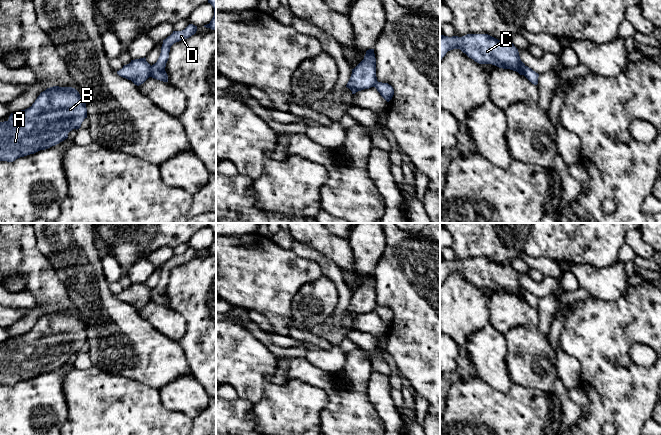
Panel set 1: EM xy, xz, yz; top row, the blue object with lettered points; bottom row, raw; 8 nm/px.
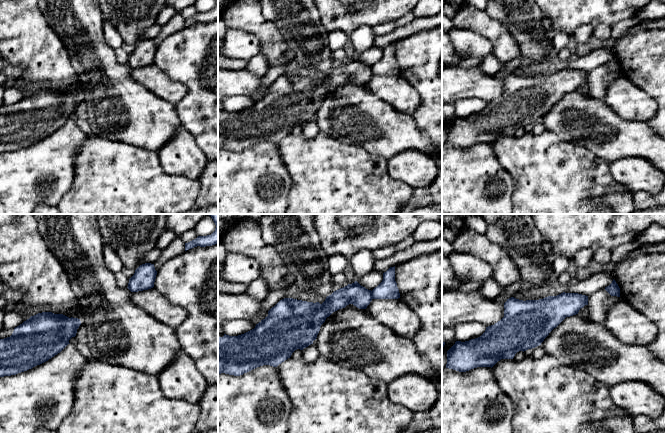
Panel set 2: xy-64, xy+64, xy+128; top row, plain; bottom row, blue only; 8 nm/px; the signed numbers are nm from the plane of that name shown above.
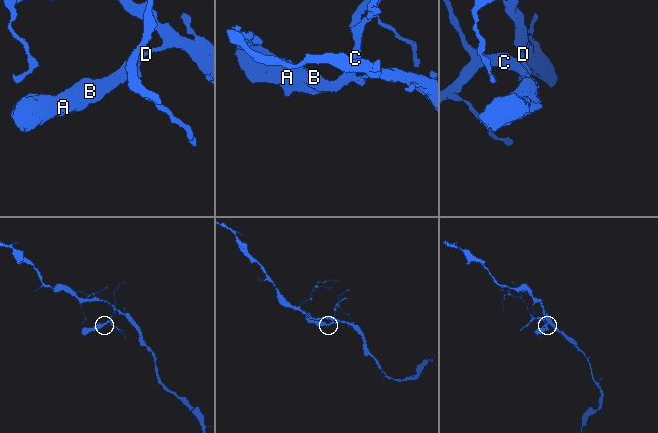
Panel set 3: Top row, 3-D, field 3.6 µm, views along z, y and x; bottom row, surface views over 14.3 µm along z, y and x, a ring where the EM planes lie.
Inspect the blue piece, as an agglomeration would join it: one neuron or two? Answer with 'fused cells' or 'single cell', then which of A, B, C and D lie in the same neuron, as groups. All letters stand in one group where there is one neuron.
fused cells; A B C / D

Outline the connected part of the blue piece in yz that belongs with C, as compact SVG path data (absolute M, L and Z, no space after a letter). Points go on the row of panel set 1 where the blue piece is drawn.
M467 34L462 37L441 35L440 61L453 49L460 49L479 64L492 64L524 75L525 64L520 59L518 49L510 41L501 41L488 34Z

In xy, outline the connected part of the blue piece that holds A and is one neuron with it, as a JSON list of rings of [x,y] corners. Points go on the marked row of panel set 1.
[[[47,88],[40,93],[31,107],[11,113],[7,121],[0,122],[0,161],[13,162],[59,144],[68,138],[70,131],[79,129],[85,118],[86,102],[75,88]]]

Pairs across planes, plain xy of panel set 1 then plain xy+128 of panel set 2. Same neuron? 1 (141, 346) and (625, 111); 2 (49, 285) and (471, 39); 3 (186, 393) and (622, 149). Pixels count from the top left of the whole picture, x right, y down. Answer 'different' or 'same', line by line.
1: different
2: different
3: different

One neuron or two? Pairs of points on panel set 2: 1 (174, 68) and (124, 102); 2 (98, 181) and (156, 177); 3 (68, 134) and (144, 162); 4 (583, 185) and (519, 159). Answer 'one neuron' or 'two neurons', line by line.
1: two neurons
2: one neuron
3: two neurons
4: one neuron

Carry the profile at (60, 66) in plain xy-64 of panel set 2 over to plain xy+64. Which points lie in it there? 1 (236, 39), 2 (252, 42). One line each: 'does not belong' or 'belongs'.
1: does not belong
2: does not belong

